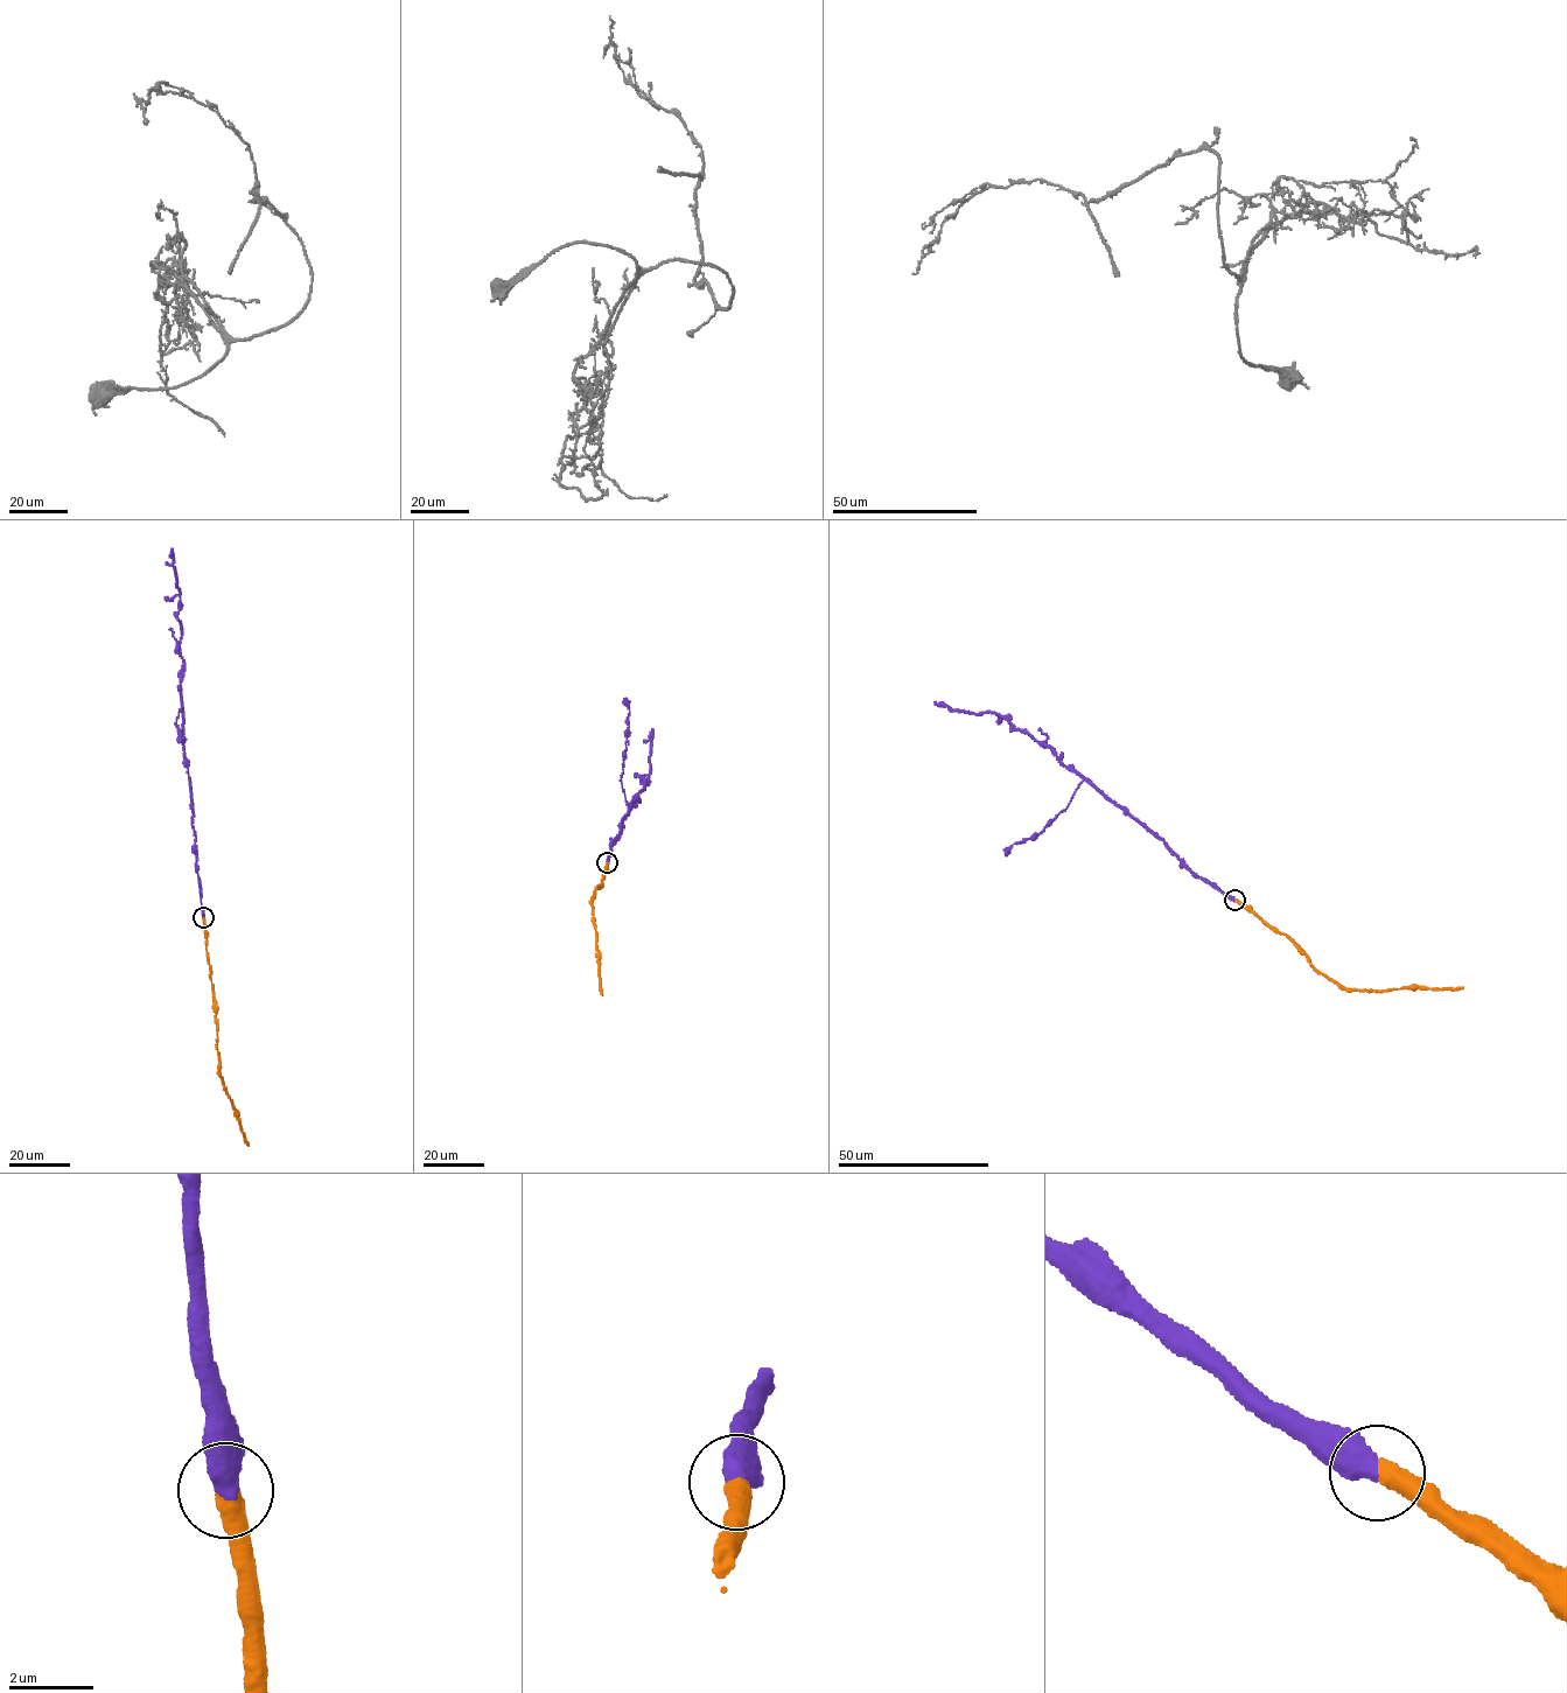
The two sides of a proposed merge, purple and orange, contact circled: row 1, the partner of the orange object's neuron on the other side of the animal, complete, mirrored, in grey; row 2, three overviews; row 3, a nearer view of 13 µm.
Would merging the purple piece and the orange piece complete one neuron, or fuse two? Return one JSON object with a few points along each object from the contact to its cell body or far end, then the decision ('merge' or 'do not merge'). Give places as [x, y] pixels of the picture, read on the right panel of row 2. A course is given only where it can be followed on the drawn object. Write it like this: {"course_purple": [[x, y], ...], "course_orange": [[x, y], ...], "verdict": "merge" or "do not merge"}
{"course_purple": [[1235, 900], [1191, 871], [1162, 840], [1065, 767], [1043, 743], [1011, 729], [995, 713], [952, 711], [934, 701]], "course_orange": [[1235, 900], [1287, 936], [1310, 965], [1345, 988], [1463, 987]], "verdict": "merge"}

